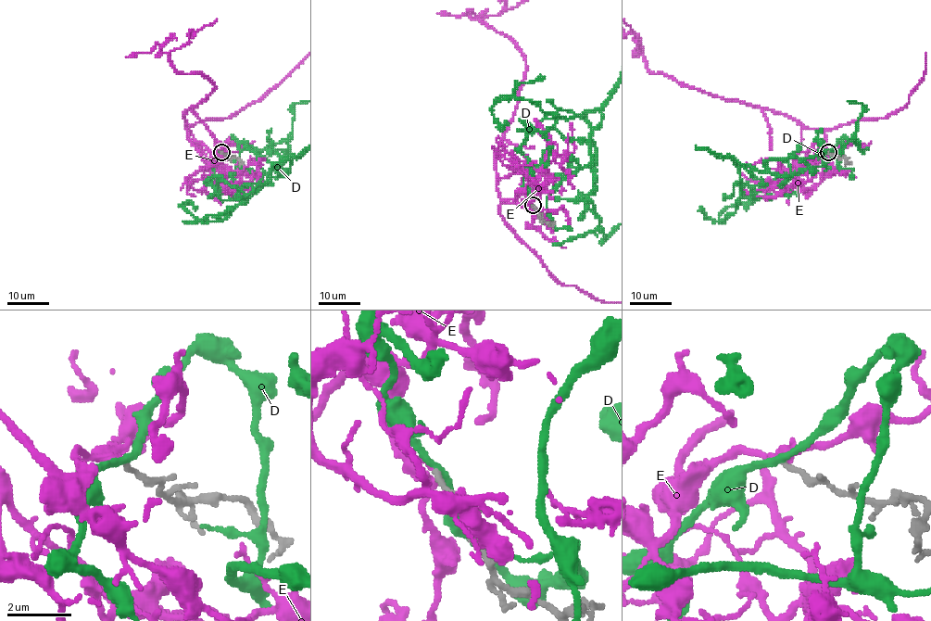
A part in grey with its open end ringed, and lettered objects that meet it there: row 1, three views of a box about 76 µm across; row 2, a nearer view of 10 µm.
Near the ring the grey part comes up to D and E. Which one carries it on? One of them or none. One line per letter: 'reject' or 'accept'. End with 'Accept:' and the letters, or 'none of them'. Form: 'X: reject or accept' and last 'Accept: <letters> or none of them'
D: reject
E: accept
Accept: E

